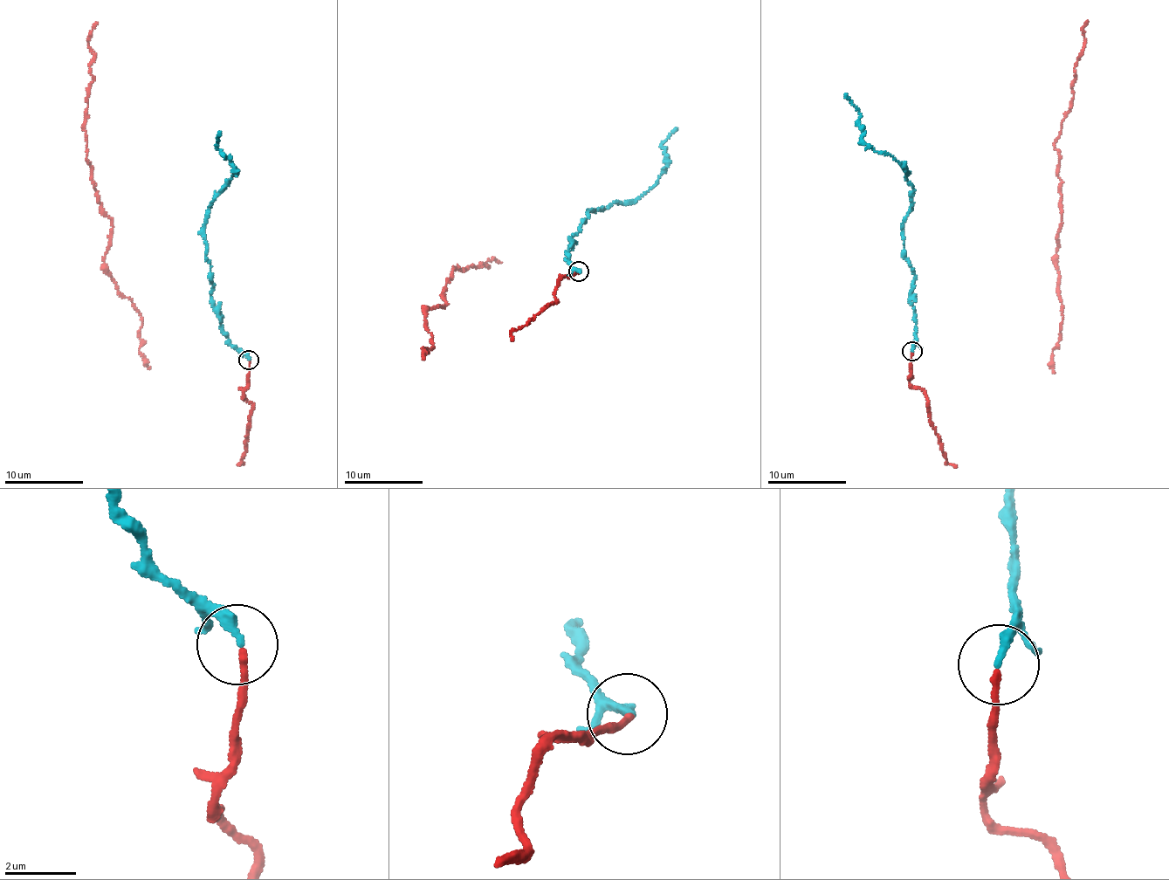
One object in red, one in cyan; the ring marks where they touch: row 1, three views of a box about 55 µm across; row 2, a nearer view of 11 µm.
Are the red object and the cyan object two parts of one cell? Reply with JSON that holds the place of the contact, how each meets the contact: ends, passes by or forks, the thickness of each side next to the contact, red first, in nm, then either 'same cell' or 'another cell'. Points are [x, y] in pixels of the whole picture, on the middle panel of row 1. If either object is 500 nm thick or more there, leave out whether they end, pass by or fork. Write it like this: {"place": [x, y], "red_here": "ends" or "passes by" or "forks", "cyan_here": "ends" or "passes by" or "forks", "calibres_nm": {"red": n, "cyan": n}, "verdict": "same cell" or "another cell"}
{"place": [578, 271], "red_here": "ends", "cyan_here": "ends", "calibres_nm": {"red": 190, "cyan": 240}, "verdict": "another cell"}

